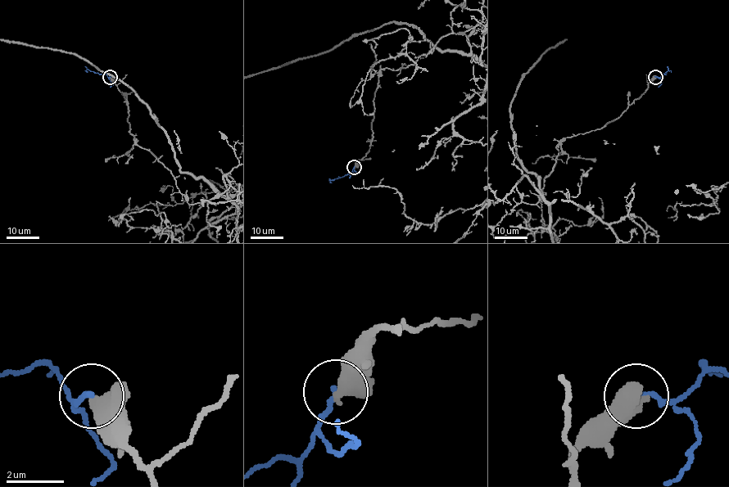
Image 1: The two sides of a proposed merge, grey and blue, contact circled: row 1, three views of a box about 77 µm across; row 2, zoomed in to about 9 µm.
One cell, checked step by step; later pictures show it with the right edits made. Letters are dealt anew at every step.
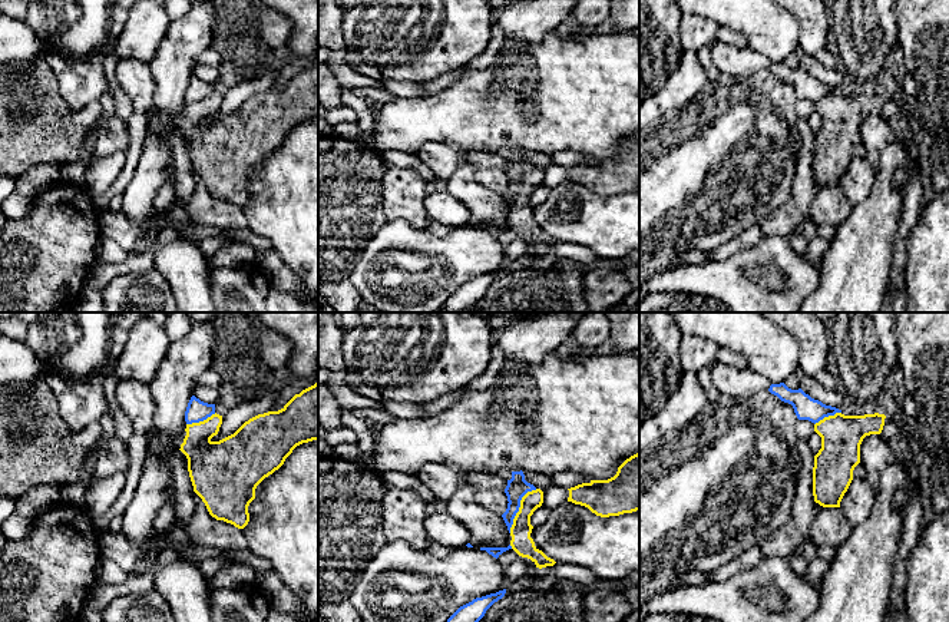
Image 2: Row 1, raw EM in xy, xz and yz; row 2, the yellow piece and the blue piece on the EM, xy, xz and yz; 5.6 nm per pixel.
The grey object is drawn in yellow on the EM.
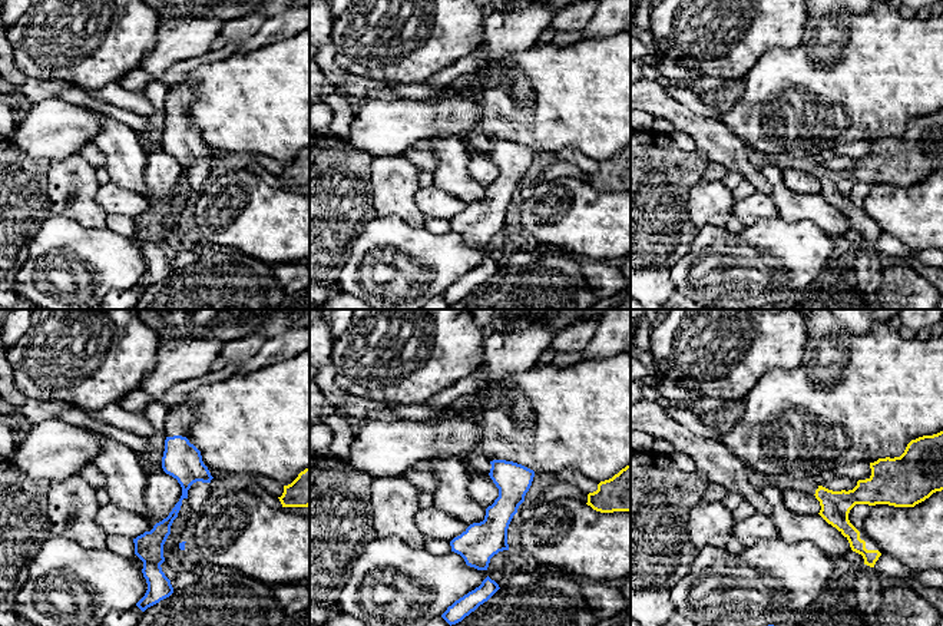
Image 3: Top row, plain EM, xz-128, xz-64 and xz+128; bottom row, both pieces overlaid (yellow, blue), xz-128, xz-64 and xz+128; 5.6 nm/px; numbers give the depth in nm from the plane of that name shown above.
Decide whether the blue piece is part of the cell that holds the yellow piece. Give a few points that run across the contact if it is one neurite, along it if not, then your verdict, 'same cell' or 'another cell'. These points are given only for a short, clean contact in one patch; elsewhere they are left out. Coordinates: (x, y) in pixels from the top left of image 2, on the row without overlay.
line xz (536, 168), (529, 169), (522, 176), (509, 211); another cell

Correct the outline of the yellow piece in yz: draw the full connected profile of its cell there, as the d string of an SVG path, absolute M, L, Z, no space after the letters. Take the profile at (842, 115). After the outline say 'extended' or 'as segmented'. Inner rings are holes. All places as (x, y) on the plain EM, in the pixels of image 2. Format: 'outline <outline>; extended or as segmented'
outline M836 92L814 103L821 128L814 135L813 175L823 186L840 186L853 149L860 142L860 123L866 115L880 113L884 93L844 95Z; as segmented

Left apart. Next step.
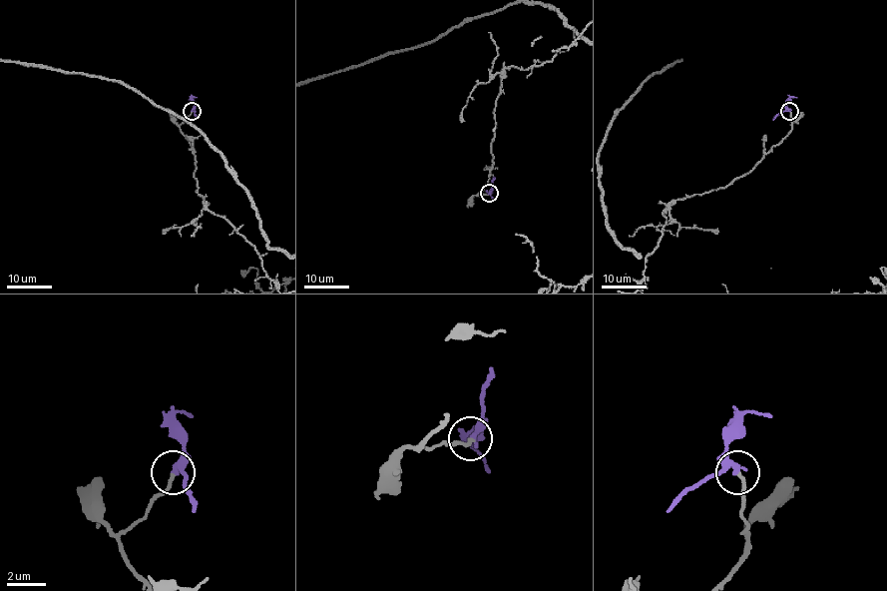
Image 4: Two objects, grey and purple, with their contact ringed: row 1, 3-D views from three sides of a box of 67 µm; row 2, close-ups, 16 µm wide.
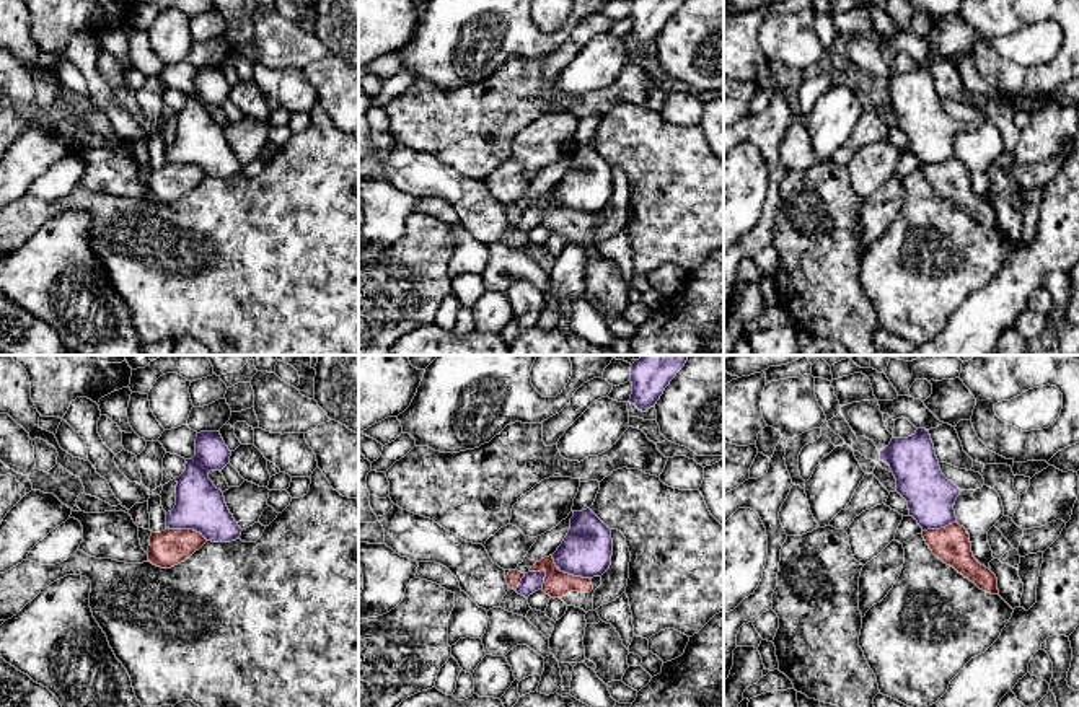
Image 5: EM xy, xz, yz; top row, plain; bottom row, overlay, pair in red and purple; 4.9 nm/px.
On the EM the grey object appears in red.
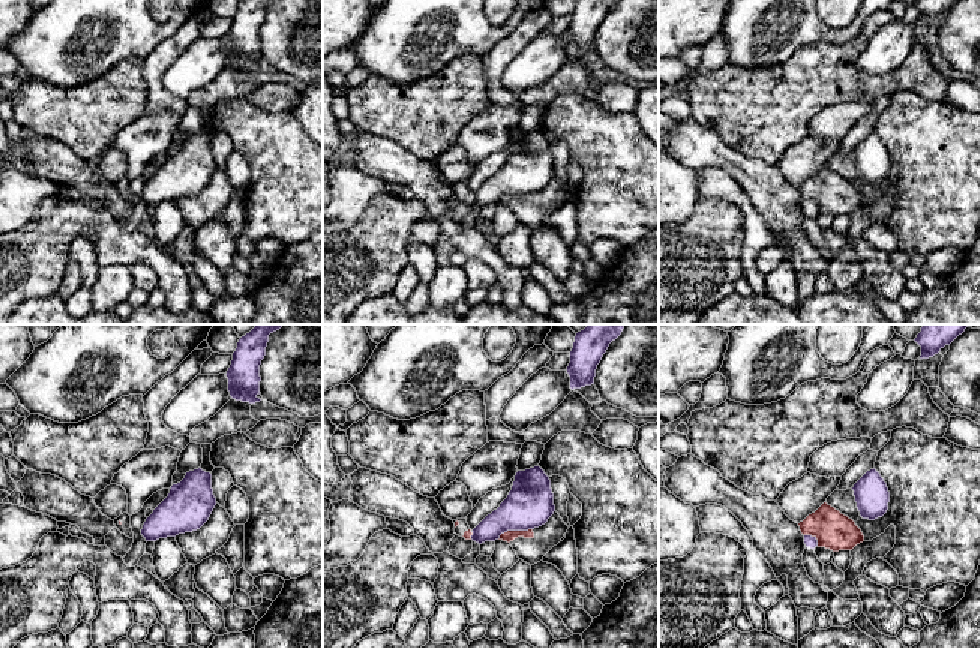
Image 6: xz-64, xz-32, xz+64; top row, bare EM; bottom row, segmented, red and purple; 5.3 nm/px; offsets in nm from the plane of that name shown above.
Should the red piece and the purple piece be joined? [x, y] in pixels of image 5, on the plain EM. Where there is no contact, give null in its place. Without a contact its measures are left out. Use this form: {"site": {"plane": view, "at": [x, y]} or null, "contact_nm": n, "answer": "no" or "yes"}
{"site": {"plane": "xz", "at": [568, 209]}, "contact_nm": 220, "answer": "no"}

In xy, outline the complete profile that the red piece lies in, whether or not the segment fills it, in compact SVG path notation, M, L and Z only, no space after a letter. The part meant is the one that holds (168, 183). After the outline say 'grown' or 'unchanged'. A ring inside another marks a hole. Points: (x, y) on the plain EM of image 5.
M165 165L150 171L148 195L161 204L171 204L196 186L199 186L207 174L194 165Z; unchanged

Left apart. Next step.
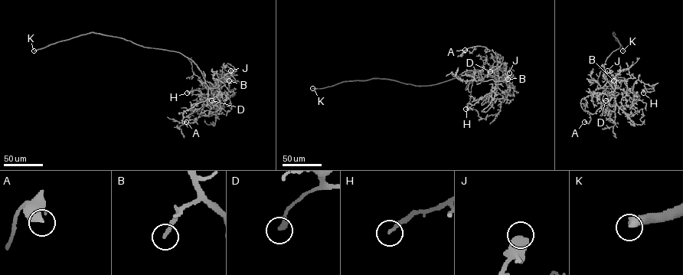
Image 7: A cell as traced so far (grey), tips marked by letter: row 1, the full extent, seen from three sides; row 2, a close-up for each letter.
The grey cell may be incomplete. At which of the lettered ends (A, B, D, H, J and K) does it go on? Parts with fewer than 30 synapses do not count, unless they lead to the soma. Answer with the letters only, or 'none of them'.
B, J, K

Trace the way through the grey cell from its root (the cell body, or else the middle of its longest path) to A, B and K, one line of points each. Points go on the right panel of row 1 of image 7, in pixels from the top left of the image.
A: (612, 52), (604, 70), (613, 93), (598, 92), (582, 99), (581, 107), (590, 118), (588, 123), (584, 122)
B: (612, 52), (606, 59), (604, 70), (606, 77), (613, 88), (616, 80), (613, 80)
K: (612, 52), (620, 47), (613, 32), (622, 50)

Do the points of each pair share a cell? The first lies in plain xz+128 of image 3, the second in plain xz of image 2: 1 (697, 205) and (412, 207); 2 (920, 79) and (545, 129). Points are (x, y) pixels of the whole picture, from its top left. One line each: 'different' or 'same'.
1: same
2: same

